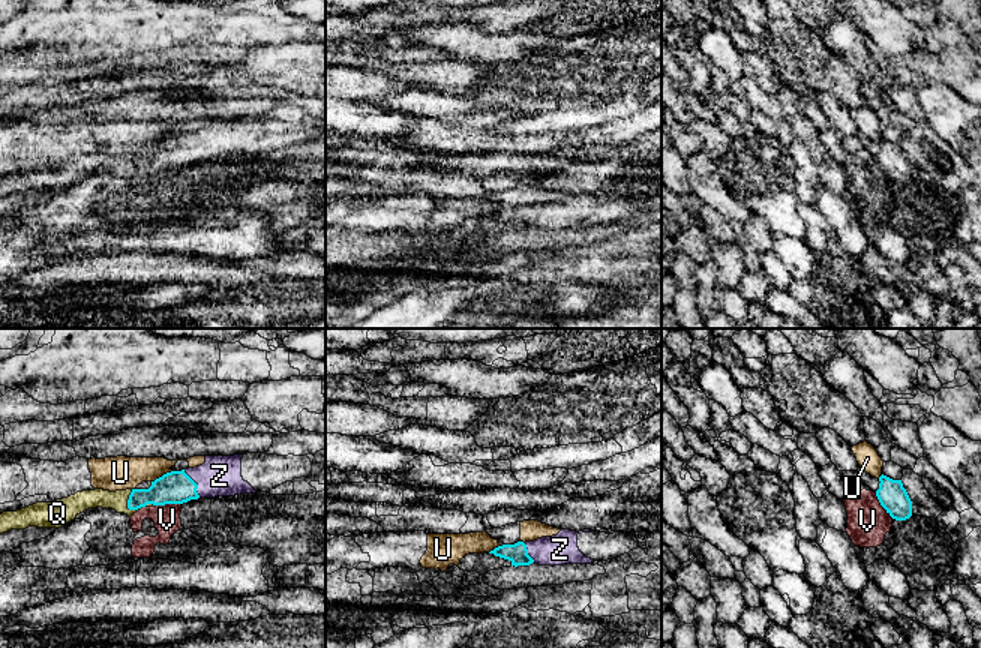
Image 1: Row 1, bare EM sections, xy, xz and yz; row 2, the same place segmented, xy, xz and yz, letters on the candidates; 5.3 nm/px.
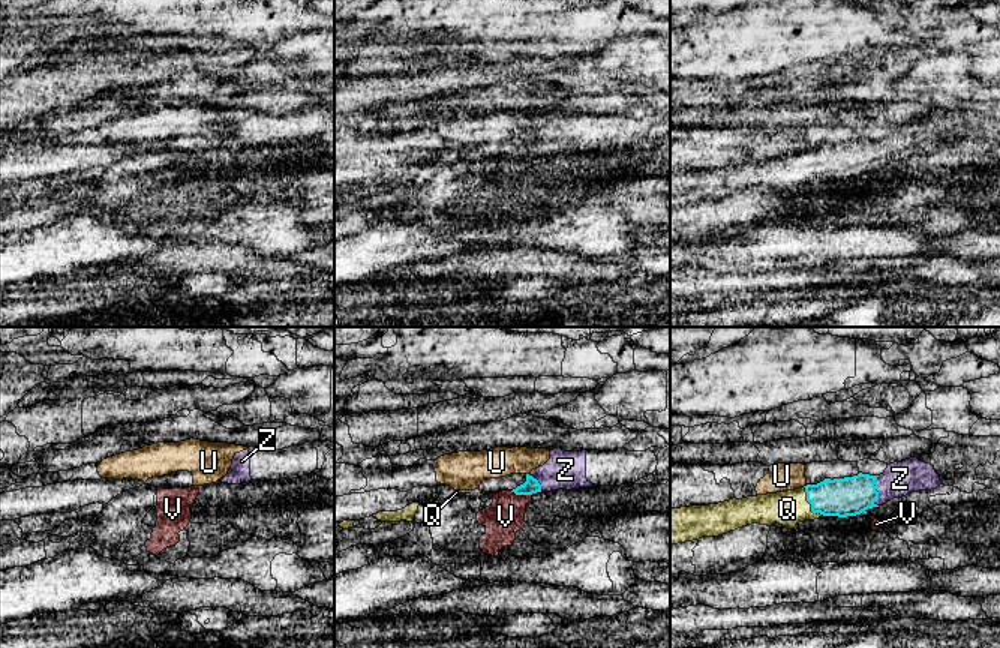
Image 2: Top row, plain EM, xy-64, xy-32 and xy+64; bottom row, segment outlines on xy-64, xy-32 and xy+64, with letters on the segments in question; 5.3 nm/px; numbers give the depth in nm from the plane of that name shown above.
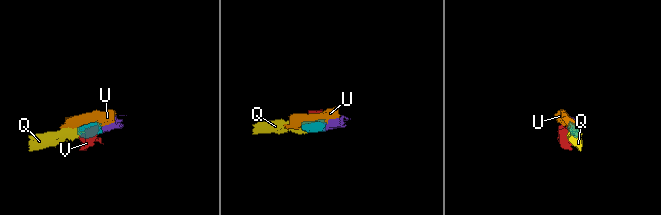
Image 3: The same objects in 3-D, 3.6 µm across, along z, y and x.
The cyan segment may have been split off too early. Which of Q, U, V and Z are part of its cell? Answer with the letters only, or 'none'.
Q, Z

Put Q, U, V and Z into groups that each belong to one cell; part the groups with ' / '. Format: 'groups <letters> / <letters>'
groups Q Z / U / V

